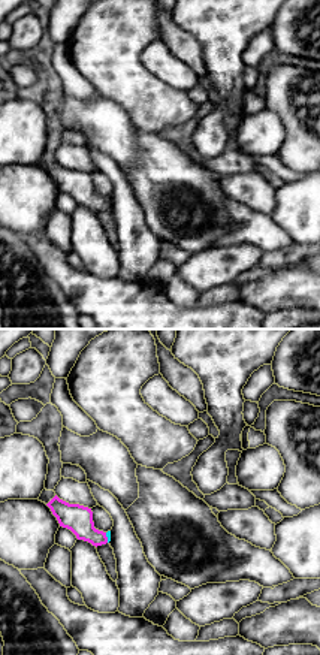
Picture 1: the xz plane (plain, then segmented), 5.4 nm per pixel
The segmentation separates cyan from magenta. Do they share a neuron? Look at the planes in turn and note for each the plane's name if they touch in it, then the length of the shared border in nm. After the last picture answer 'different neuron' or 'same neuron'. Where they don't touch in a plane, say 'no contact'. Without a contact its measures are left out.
xz | 60 nm

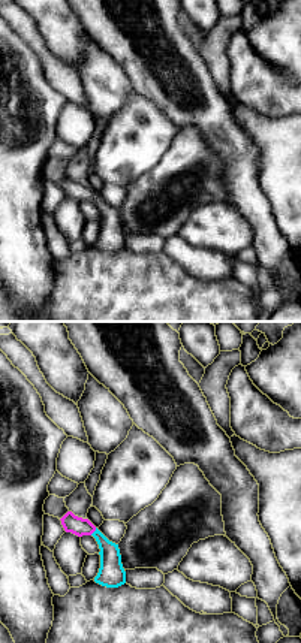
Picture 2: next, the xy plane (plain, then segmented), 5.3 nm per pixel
xy | 50 nm

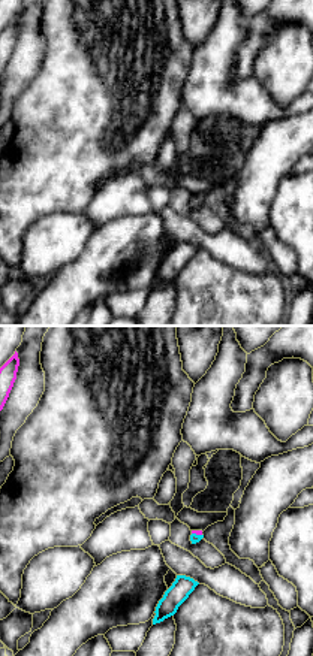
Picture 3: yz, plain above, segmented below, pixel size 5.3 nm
yz | 60 nm

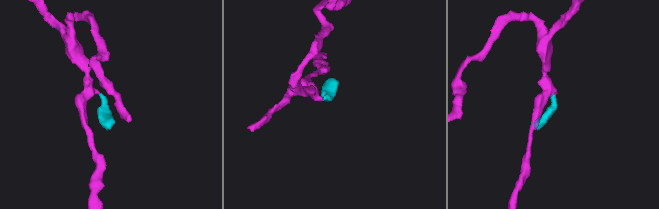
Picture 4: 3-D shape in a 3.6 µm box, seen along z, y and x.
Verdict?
same neuron

